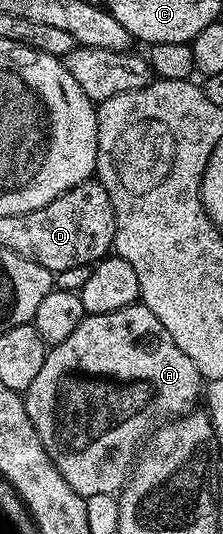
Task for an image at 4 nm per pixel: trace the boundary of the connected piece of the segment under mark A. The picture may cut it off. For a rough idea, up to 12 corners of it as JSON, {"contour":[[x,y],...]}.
{"contour":[[136,301],[84,314],[23,404],[61,477],[118,496],[200,398]]}

